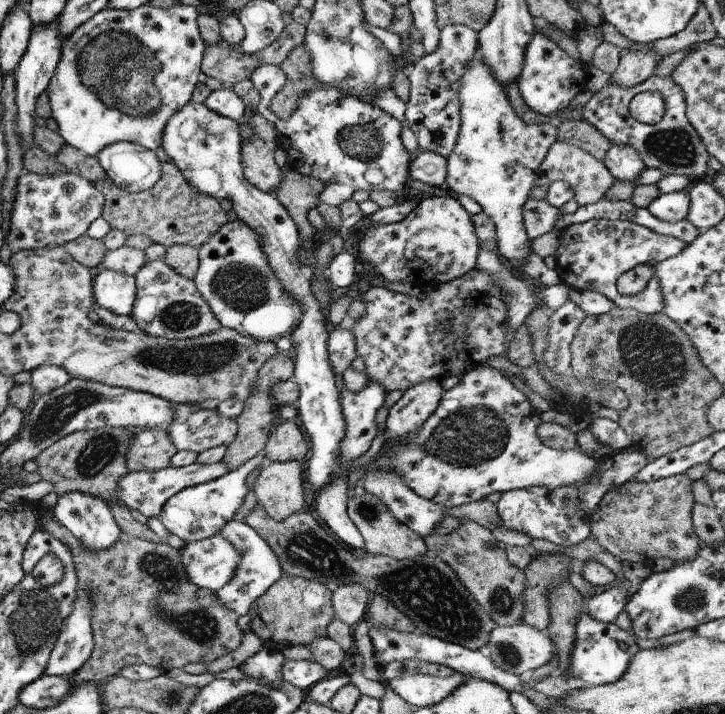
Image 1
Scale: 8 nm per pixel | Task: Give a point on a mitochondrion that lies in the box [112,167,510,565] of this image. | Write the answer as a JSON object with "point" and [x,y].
{"point":[207,359]}

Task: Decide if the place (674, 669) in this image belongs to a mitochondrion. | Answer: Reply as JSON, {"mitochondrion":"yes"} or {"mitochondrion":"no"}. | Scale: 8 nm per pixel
{"mitochondrion":"no"}

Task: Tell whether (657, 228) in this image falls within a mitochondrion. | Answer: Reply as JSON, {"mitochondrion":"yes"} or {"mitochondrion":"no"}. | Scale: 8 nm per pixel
{"mitochondrion":"no"}

